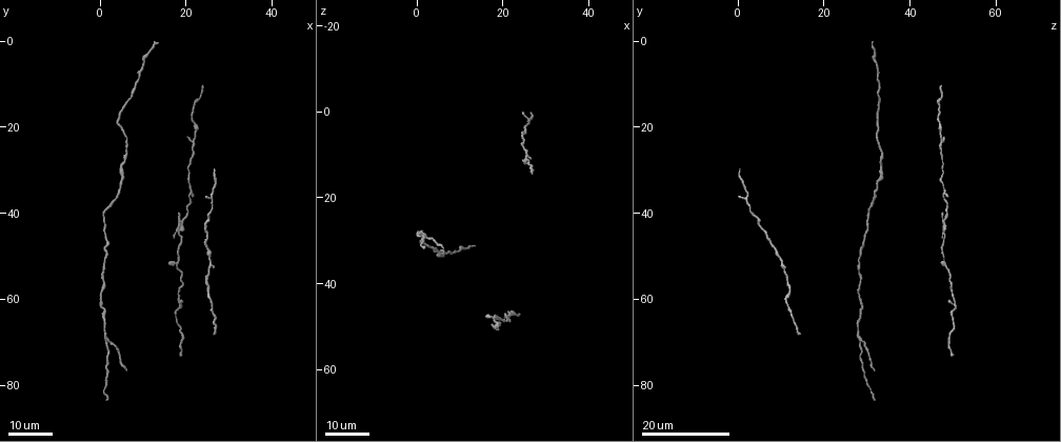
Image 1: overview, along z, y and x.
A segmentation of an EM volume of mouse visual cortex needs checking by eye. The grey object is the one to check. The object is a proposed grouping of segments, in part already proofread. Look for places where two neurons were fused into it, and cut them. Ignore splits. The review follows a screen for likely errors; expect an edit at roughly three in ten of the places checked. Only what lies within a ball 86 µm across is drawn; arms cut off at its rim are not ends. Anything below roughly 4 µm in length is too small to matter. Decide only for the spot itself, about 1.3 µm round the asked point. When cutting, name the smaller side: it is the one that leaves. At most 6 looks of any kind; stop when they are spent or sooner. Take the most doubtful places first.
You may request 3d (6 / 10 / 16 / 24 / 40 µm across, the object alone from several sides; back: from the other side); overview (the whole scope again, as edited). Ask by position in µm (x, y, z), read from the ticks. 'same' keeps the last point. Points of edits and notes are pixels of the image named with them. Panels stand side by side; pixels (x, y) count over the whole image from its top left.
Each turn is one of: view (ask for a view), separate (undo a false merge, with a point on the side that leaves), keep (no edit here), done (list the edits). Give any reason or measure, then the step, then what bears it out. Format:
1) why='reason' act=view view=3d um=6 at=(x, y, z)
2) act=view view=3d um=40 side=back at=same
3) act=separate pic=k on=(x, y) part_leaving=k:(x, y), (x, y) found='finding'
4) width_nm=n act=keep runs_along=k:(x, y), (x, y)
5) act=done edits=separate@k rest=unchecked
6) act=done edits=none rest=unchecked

why='side arm on a straight run' act=view view=3d um=16 at=(22.0, 23.0, 47.5)

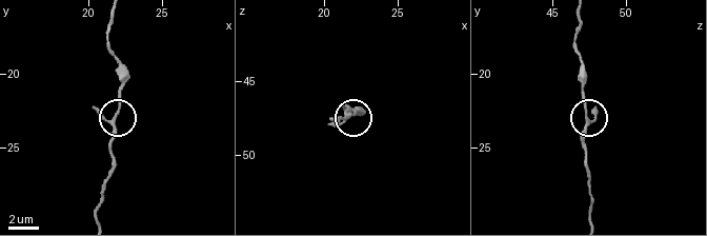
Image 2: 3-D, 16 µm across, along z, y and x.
act=view view=3d um=6 at=(21.8, 23.2, 47.4)

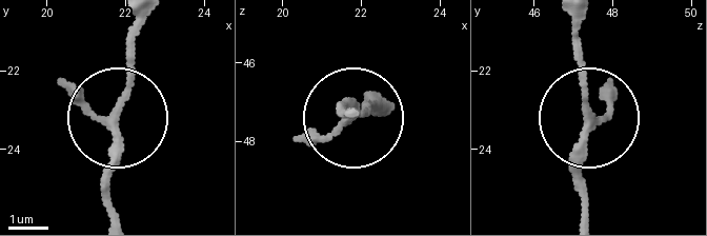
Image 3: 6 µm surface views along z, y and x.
arms=3 act=keep found='continuous, no second neuron'

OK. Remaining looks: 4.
why='three arms meet' act=view view=3d um=24 at=(18.5, 44.5, 48.0)

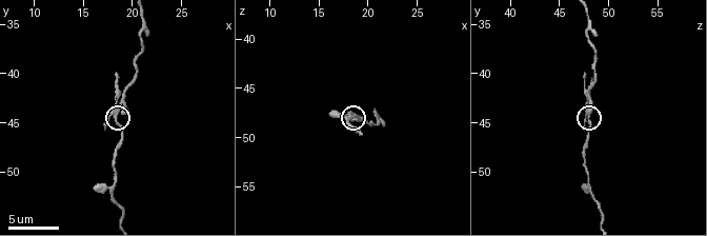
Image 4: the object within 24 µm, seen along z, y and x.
act=view view=3d um=6 at=(18.6, 44.8, 48.2)

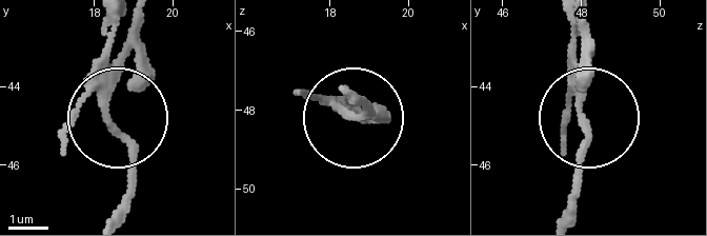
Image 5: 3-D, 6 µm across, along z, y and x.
act=separate pic=5 on=(114, 15) part_leaving=5:(101, 69), (110, 22) found='a second neuron is stuck on'

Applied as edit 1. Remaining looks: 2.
act=done edits=separate@5 rest=unchecked

